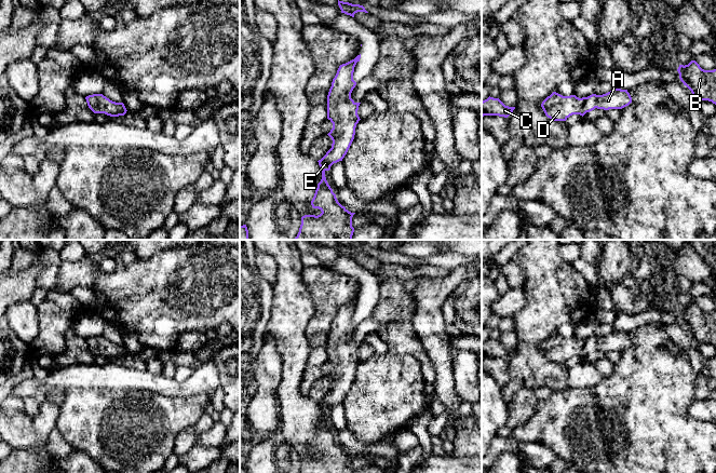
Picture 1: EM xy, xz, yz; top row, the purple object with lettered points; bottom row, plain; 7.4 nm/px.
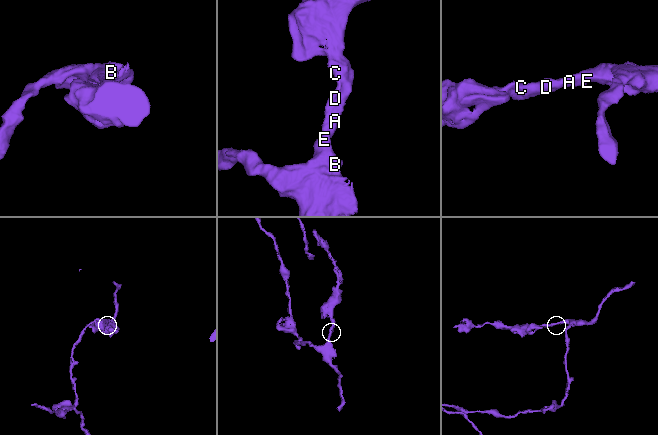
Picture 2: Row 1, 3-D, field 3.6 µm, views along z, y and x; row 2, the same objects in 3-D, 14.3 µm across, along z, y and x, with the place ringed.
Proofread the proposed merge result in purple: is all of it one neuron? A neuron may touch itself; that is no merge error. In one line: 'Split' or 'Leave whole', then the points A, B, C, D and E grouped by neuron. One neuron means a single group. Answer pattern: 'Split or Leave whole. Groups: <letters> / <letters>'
Leave whole. Groups: A B C D E

